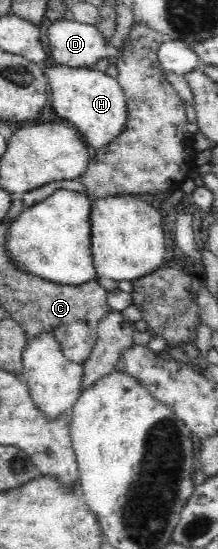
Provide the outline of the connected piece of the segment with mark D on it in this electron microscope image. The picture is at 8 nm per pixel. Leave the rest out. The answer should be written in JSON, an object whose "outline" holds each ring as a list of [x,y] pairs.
{"outline":[[[62,18],[48,27],[51,55],[65,67],[93,67],[99,59],[114,58],[120,53],[97,29],[76,20]]]}

